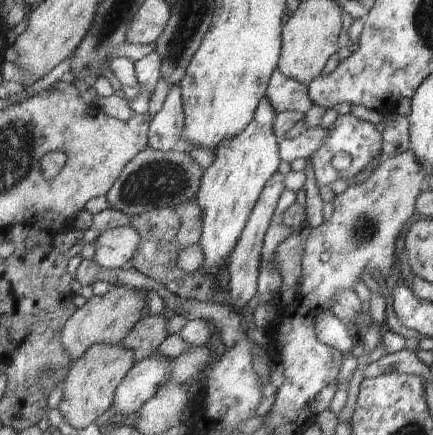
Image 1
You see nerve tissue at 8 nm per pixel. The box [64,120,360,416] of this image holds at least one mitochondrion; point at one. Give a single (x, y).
(154, 182)

